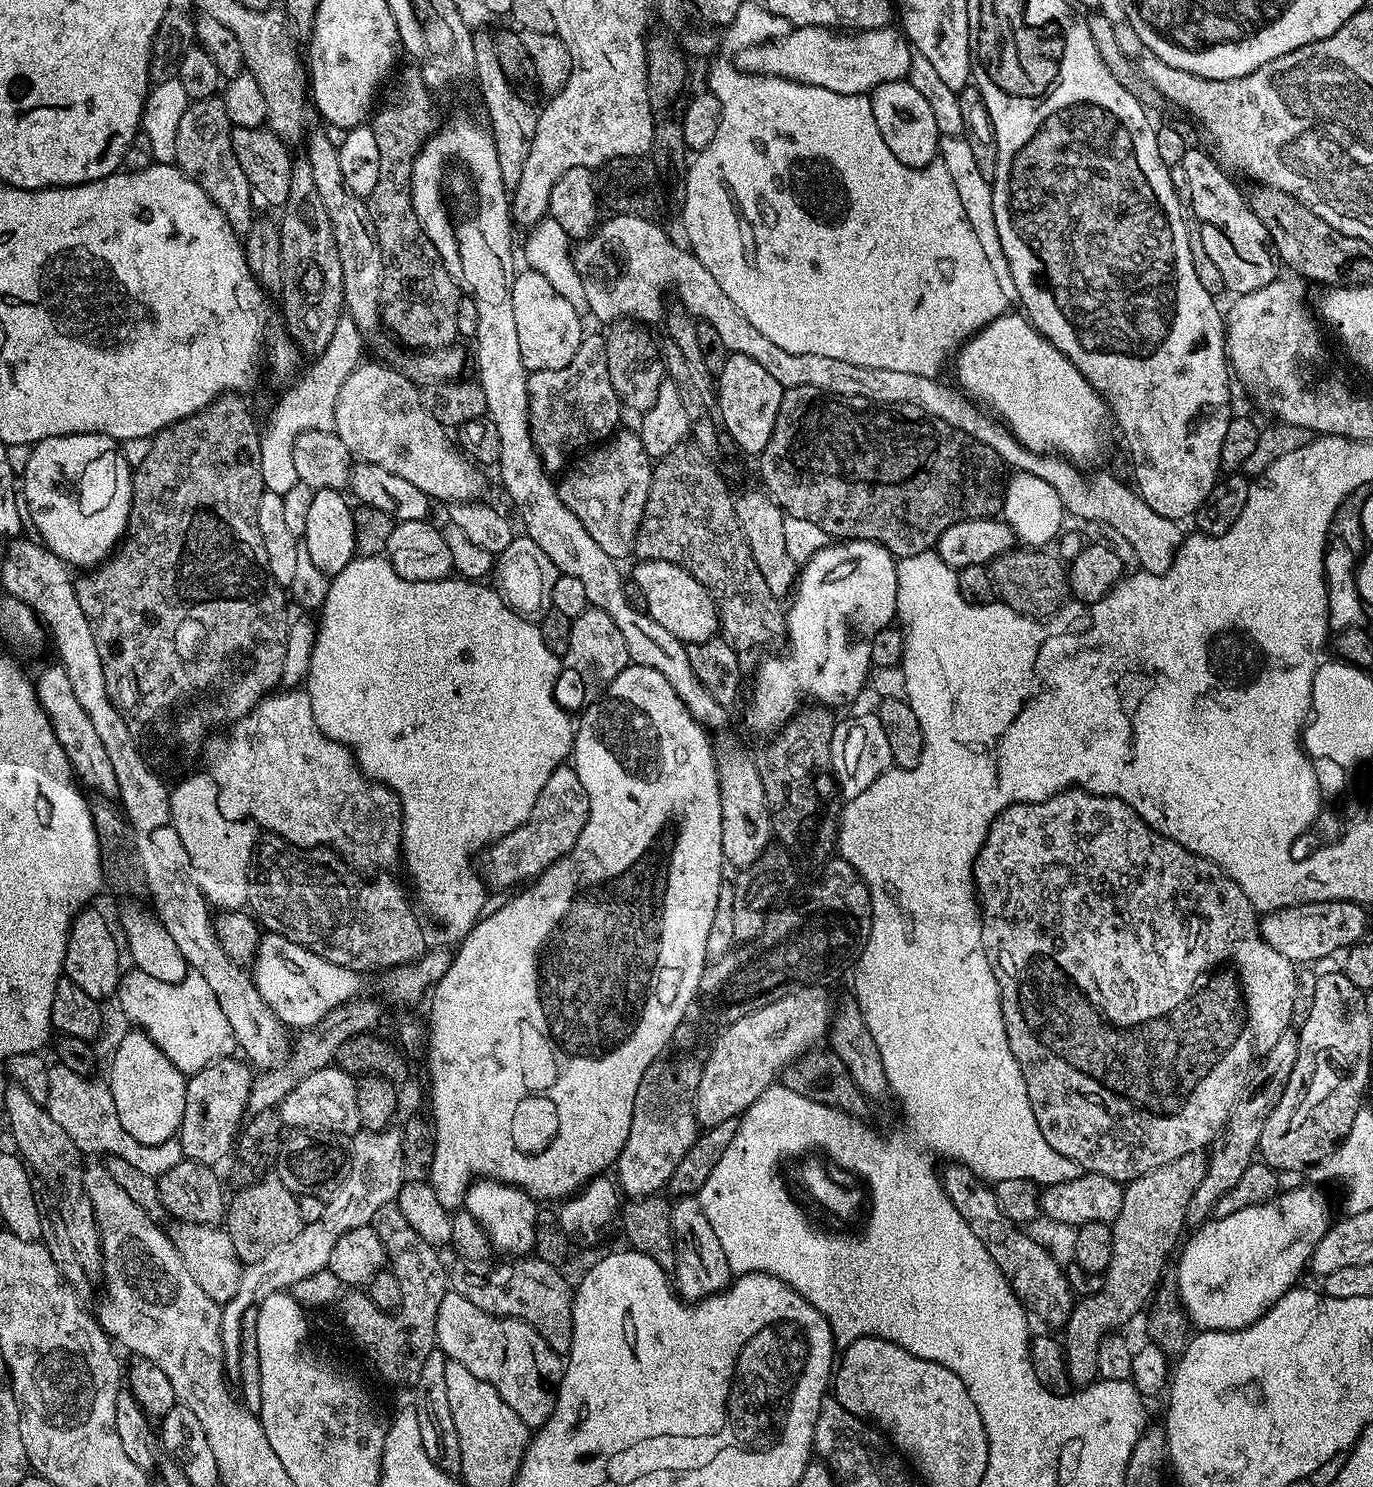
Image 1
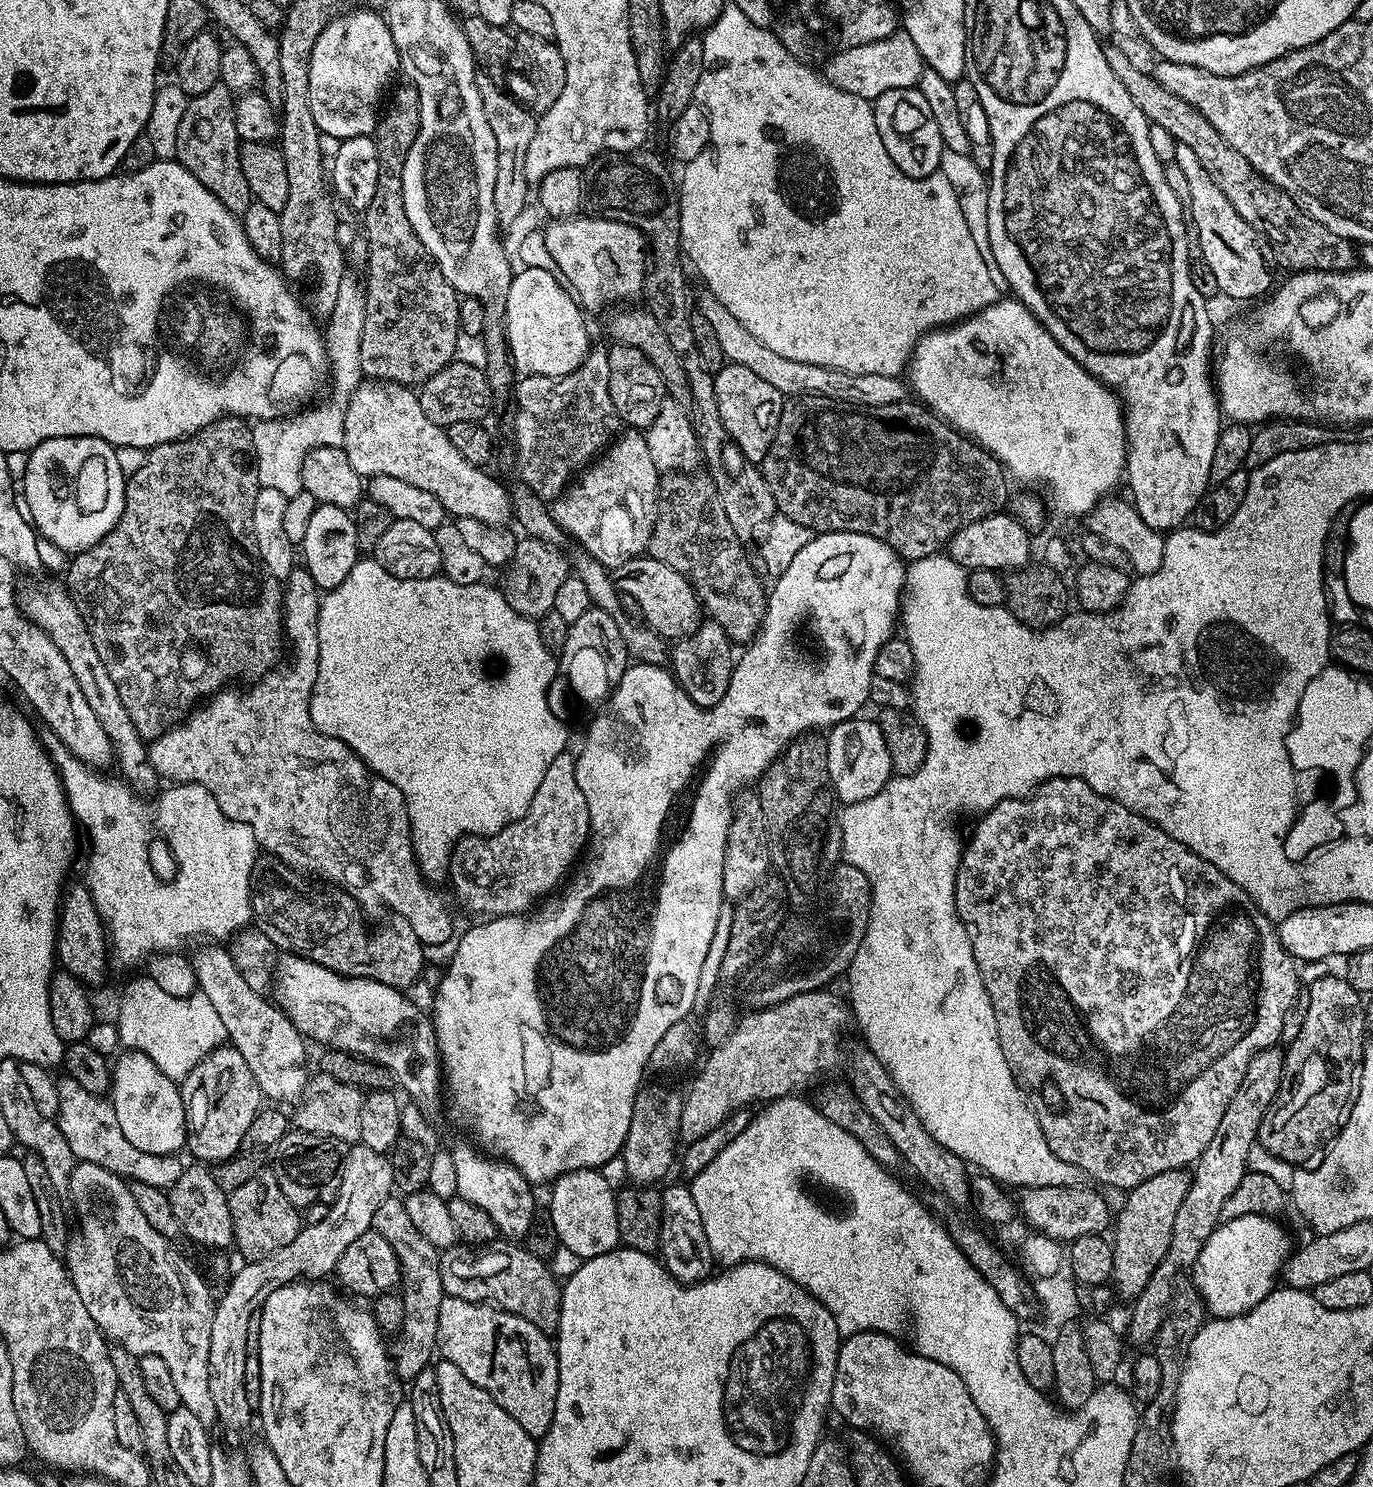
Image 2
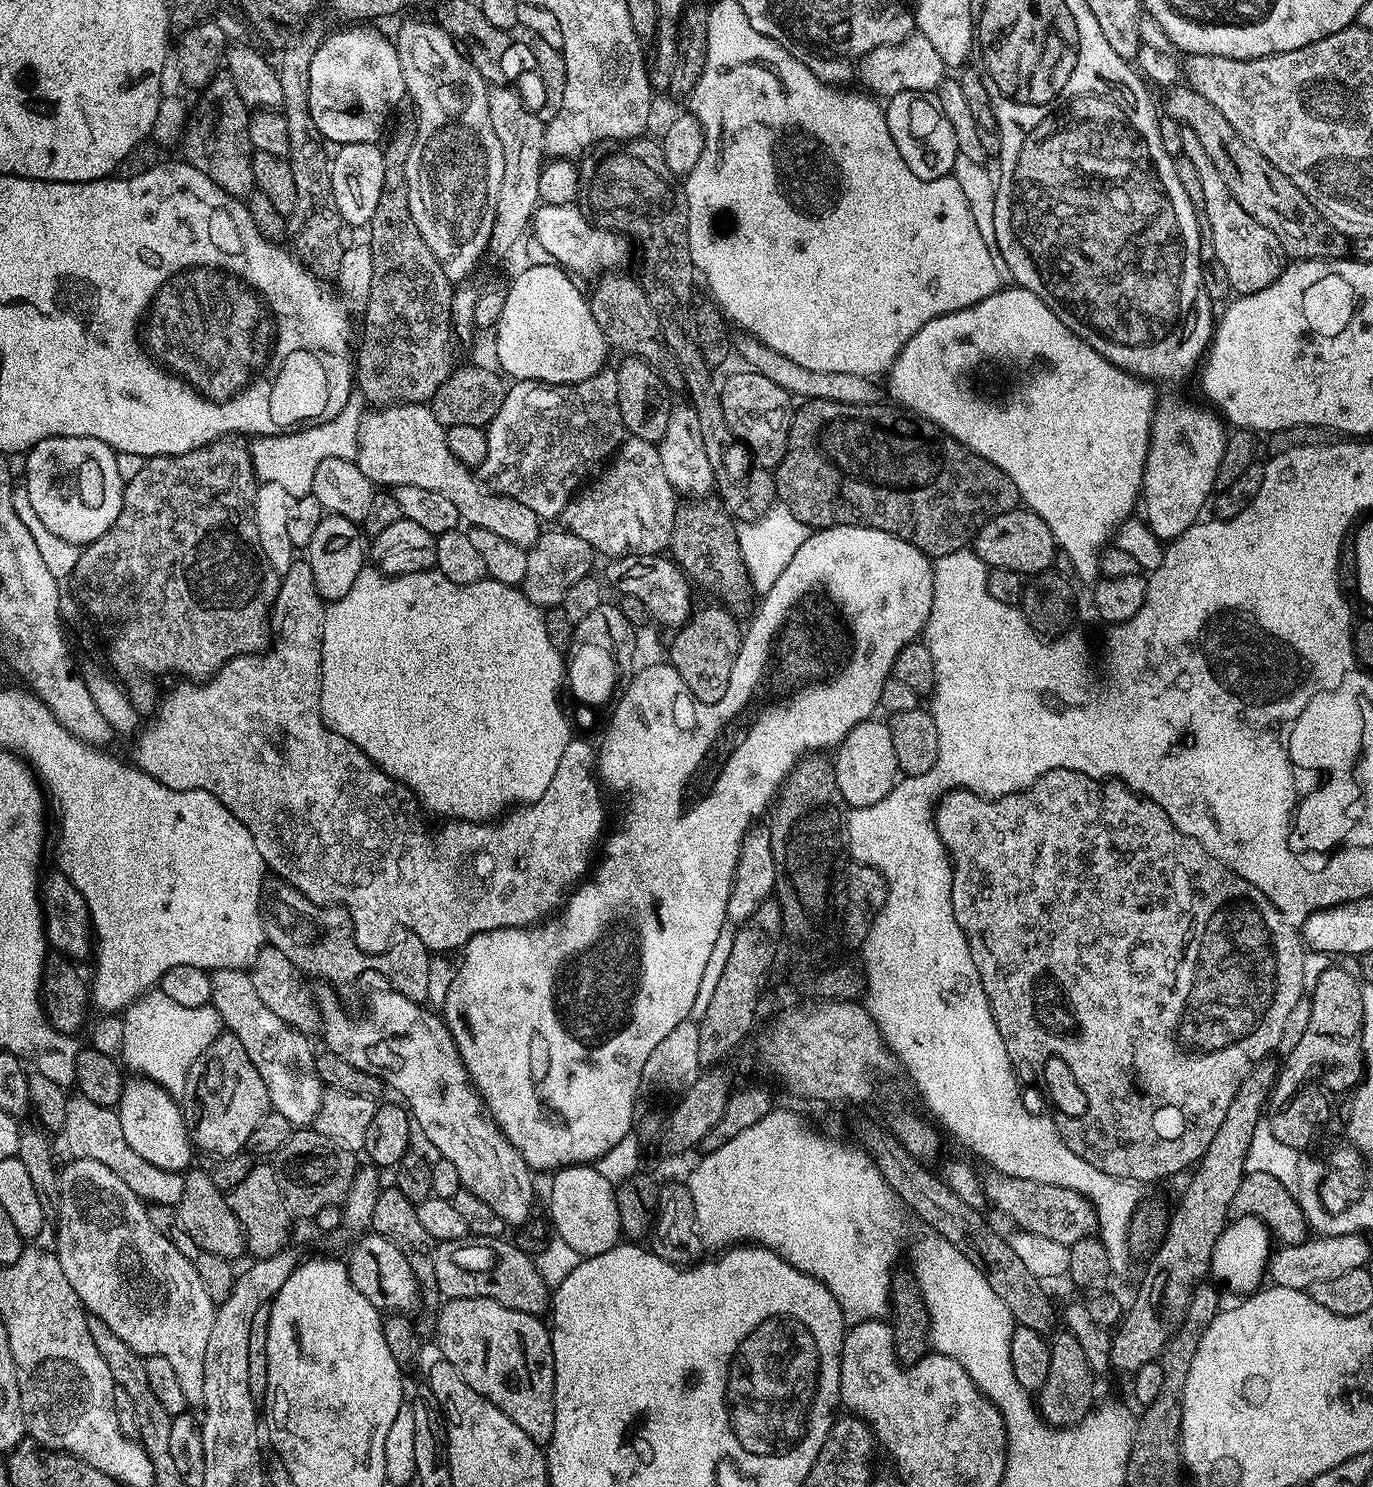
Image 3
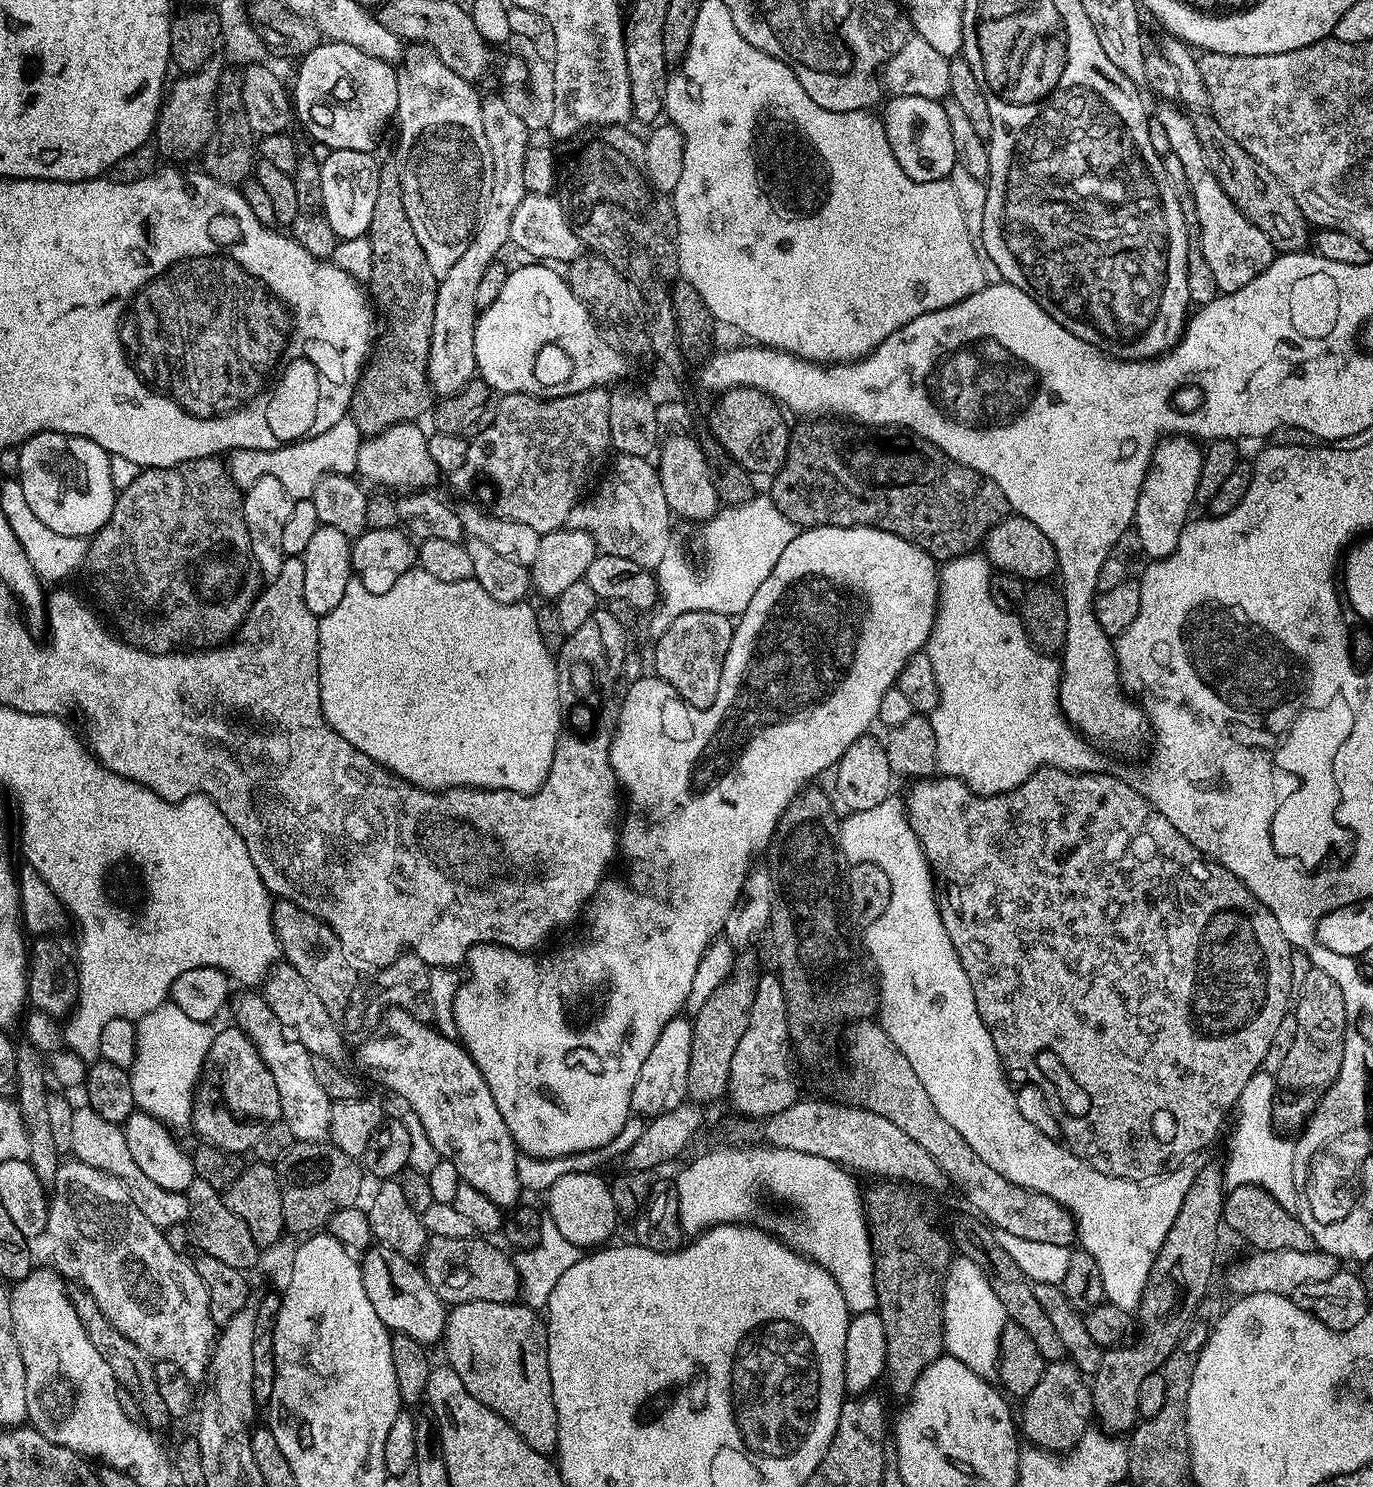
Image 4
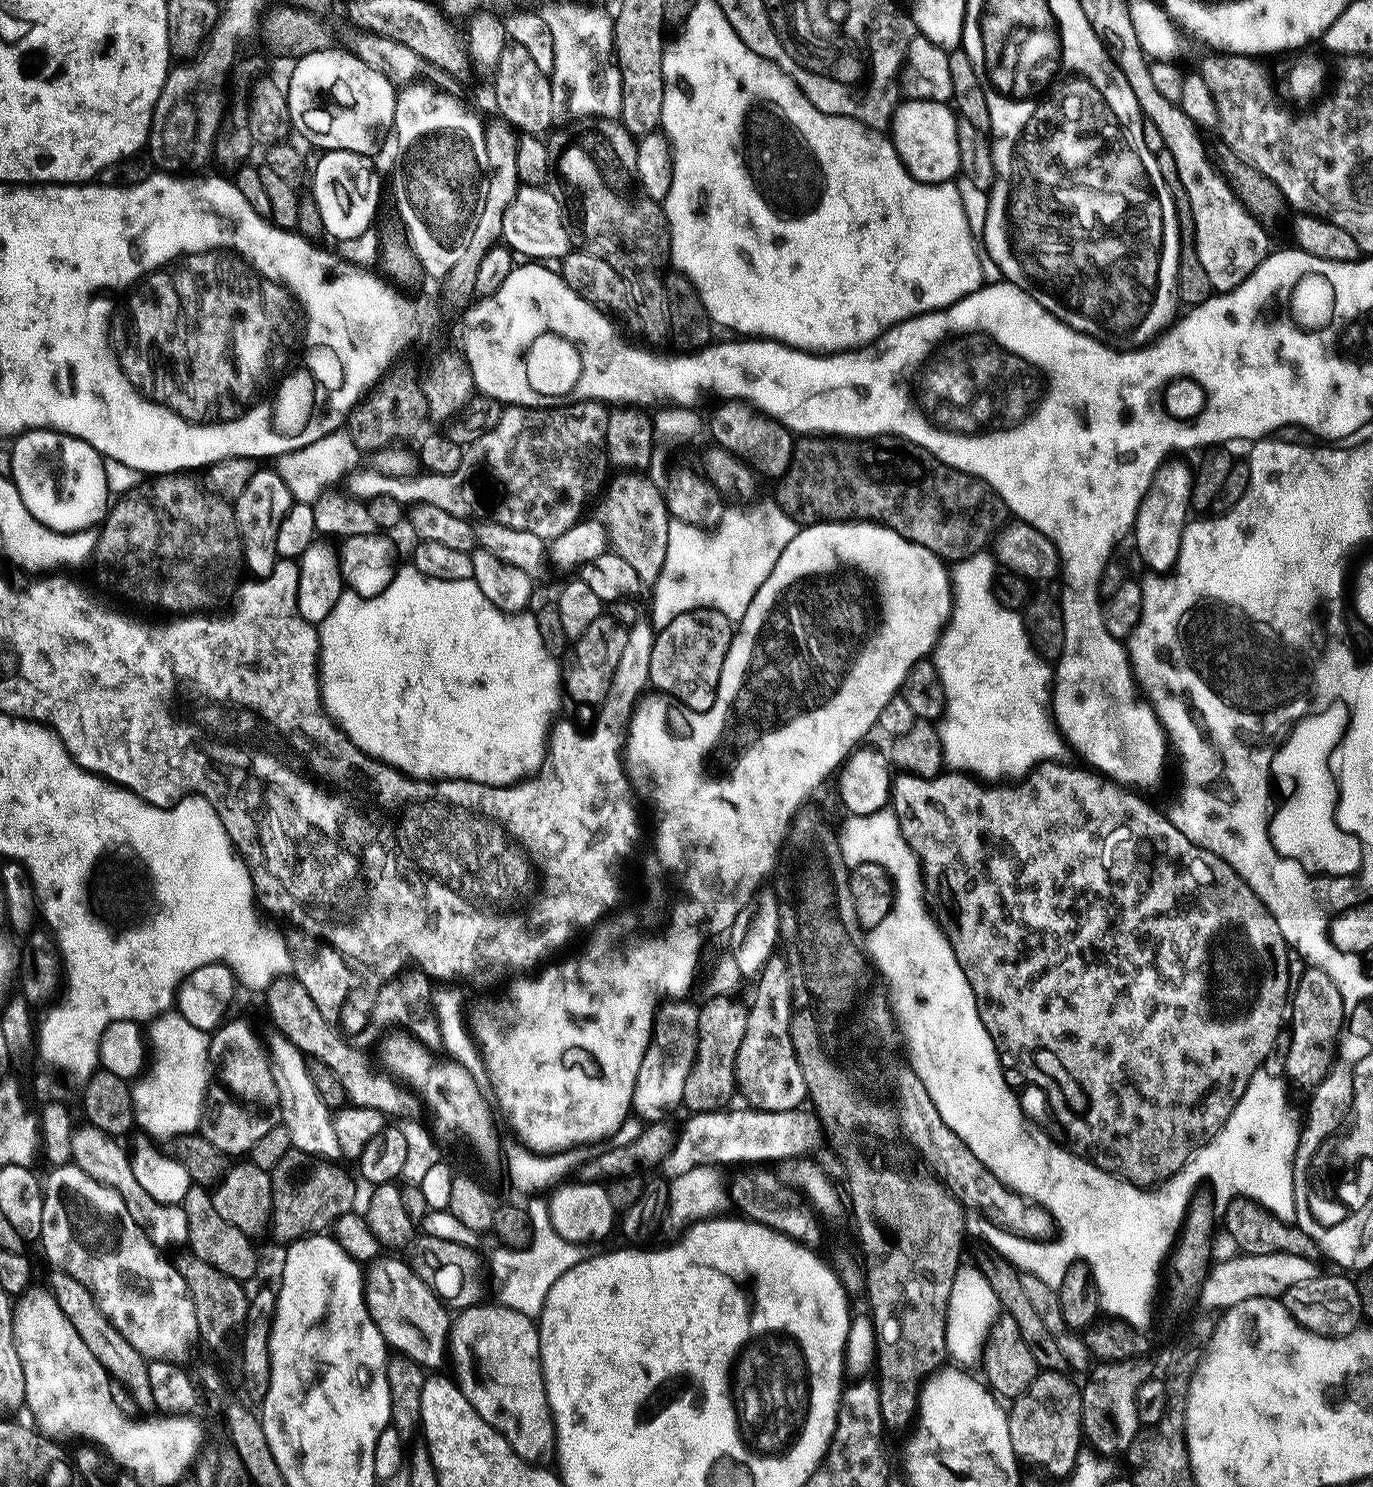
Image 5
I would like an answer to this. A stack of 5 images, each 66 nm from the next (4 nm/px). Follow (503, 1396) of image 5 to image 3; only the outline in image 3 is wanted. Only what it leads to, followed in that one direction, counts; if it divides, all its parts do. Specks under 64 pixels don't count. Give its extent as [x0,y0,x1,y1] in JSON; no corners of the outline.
[436,1296,554,1446]

